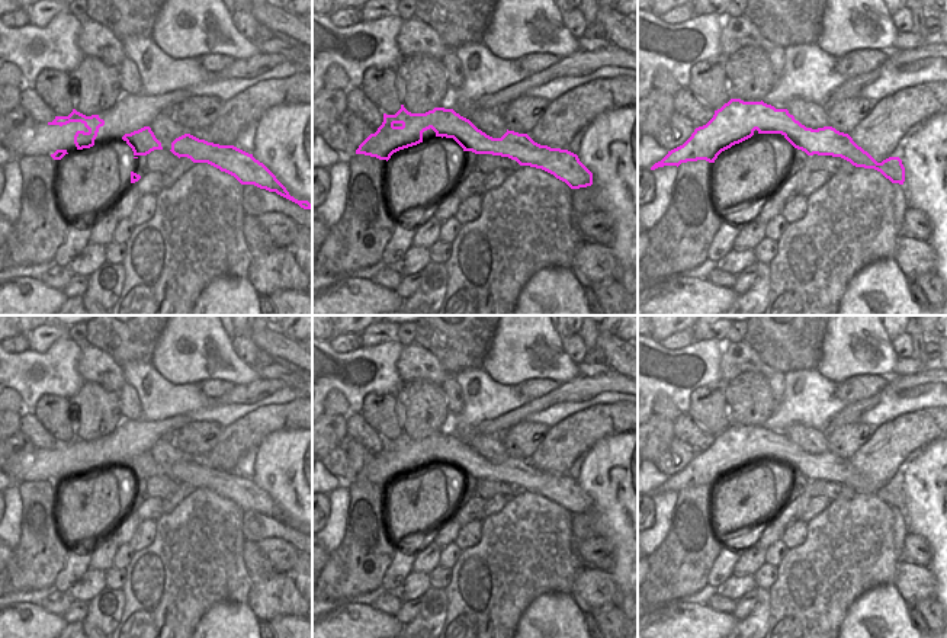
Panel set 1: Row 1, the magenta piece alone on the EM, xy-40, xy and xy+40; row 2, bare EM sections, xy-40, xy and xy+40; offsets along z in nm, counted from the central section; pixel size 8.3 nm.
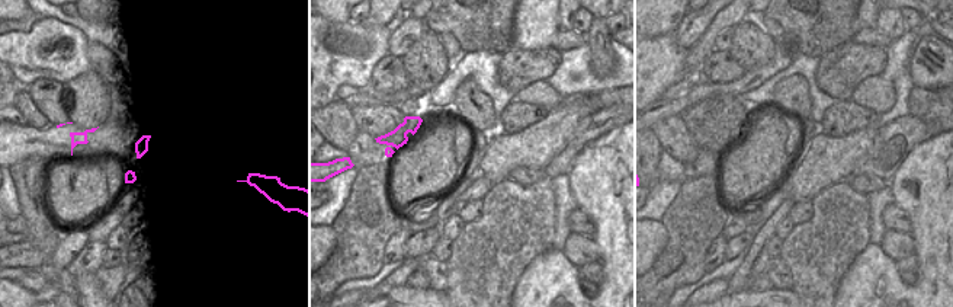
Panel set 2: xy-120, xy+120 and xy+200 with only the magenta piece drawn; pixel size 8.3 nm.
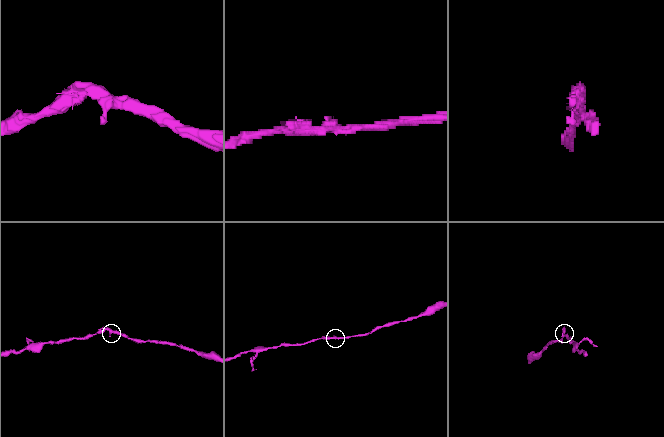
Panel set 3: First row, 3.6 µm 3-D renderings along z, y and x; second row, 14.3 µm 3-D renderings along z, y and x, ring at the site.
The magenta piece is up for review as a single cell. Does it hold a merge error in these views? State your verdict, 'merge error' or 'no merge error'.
no merge error

